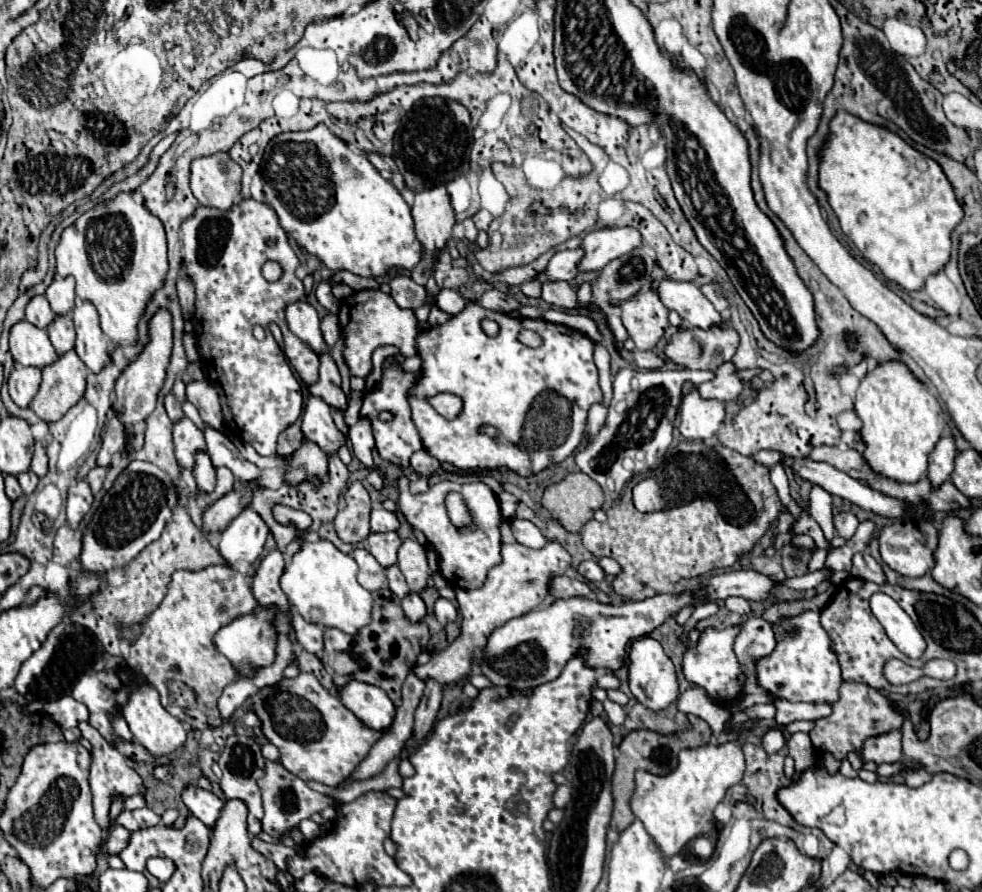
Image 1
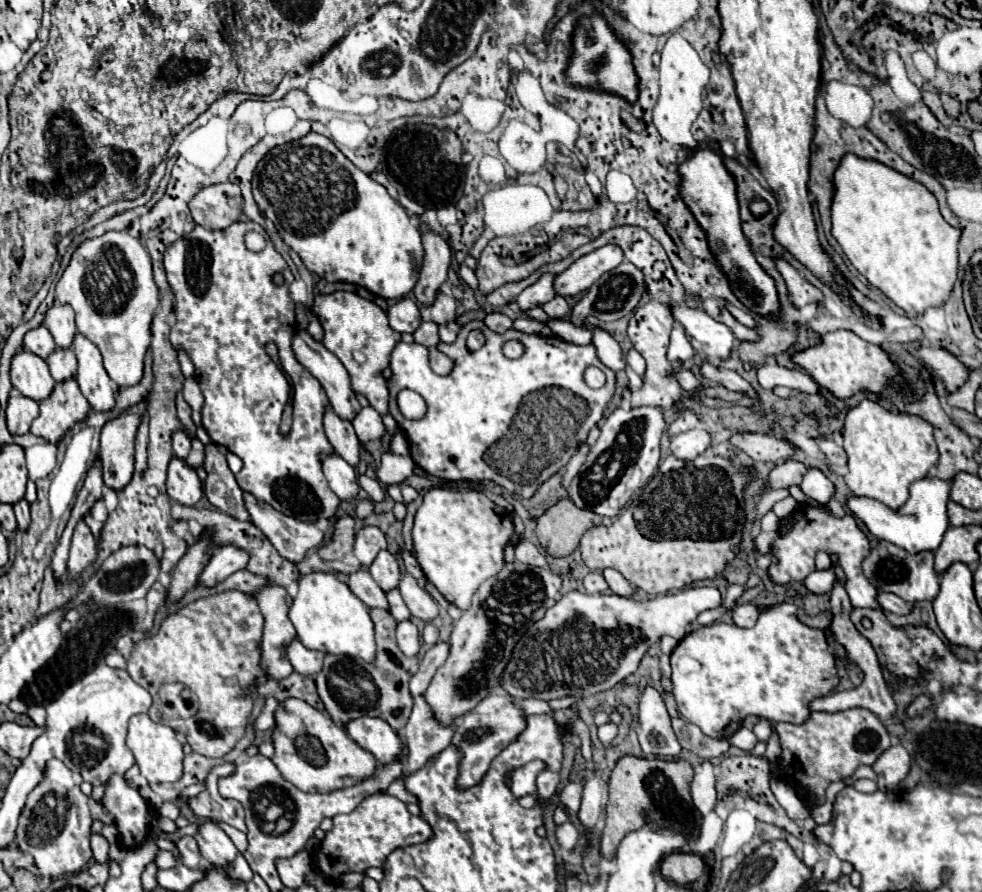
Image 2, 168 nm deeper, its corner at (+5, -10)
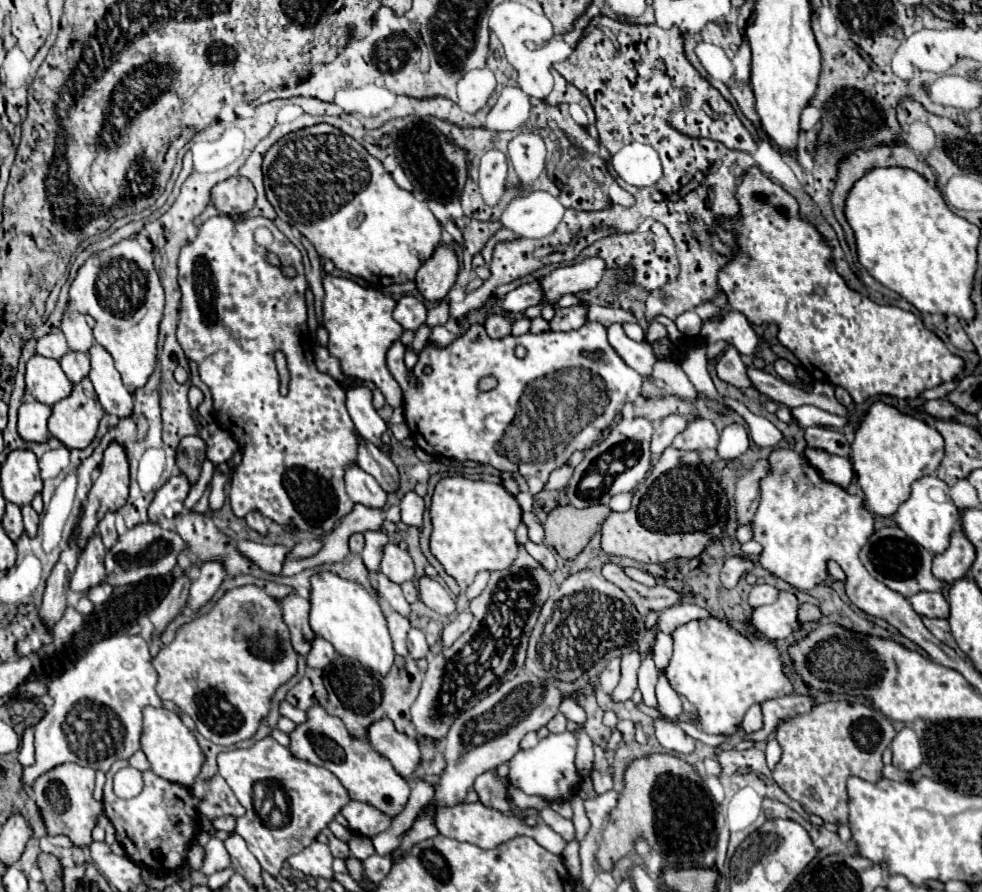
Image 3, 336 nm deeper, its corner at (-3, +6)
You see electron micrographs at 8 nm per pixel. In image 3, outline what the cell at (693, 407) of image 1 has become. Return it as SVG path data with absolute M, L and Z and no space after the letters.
M694 418L684 432L674 438L674 448L680 450L704 450L718 446L718 430L710 420Z

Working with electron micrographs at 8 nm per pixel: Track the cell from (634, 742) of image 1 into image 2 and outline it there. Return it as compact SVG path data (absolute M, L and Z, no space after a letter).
M624 756L620 758L620 762L616 764L616 768L612 770L612 776L610 776L610 782L608 782L608 802L610 806L606 806L606 826L602 830L602 838L600 838L600 856L606 858L606 860L612 860L616 856L616 848L618 844L622 842L622 838L628 834L628 832L634 832L634 830L640 830L648 824L654 824L654 830L672 830L672 832L684 832L692 842L698 840L700 836L700 824L702 824L702 814L696 810L696 806L692 804L692 798L690 798L690 782L692 782L692 776L694 776L694 770L688 762L674 762L674 760L660 760L660 758L652 758L652 760L646 760L646 758L634 758L634 756Z

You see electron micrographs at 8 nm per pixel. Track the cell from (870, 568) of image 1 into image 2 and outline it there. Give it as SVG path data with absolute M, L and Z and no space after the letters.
M880 592L880 594L878 594L878 602L882 604L884 610L894 612L894 614L900 614L900 616L906 616L906 614L910 614L910 612L914 610L912 604L904 602L902 598L898 598L898 596L894 596L894 594L888 594L888 592Z

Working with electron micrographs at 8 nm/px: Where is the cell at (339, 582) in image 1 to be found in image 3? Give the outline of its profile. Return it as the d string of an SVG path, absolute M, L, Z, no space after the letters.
M316 572L310 578L310 628L326 638L338 654L350 656L358 660L362 666L370 668L372 672L386 674L394 664L394 648L392 638L386 626L386 618L376 602L376 598L354 580L340 578L334 572Z

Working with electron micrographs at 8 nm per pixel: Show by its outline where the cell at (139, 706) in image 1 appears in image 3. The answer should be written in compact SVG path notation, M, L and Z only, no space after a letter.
M146 706L142 710L142 736L140 736L140 744L142 744L142 752L146 754L152 772L164 780L182 784L182 786L190 786L196 776L198 770L204 762L204 754L194 738L194 734L184 726L184 722L180 720L180 716L172 710L166 708L154 708L154 706Z

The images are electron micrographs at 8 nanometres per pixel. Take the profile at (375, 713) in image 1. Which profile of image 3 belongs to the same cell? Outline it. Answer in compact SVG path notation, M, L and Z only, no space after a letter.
M388 718L370 724L368 740L380 754L384 754L392 762L396 772L404 778L412 776L416 766L420 764L418 742L404 732L398 732L394 722Z

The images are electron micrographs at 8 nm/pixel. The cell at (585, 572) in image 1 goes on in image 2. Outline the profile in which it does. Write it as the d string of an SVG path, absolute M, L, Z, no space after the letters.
M590 572L584 578L584 588L586 588L588 594L600 594L600 592L608 590L608 584L606 584L606 580L604 580L604 576L600 572Z

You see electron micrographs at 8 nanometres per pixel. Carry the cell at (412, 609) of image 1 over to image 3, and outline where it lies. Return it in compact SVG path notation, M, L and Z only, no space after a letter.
M410 628L408 632L408 650L410 650L410 656L412 658L422 658L428 654L428 642L426 642L426 636L420 628Z

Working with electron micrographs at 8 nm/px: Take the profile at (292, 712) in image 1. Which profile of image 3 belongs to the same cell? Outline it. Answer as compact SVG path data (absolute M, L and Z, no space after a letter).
M320 704L312 706L306 712L306 722L296 724L290 732L290 752L294 758L310 762L314 766L322 766L338 776L338 780L348 790L350 798L364 800L368 804L376 804L376 808L384 808L384 812L392 812L392 816L400 814L408 802L410 786L408 782L392 768L390 760L380 756L368 740L354 738L344 722L338 716L330 716Z

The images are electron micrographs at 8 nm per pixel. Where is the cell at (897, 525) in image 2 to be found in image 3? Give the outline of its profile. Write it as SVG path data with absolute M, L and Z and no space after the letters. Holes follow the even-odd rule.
M922 476L920 480L916 480L912 484L910 498L898 506L898 510L896 510L896 514L892 518L896 520L898 528L902 528L912 540L916 540L920 546L928 548L930 552L938 554L938 552L944 552L948 548L950 534L952 534L954 526L960 520L960 510L952 502L950 486L944 484L944 480L940 480L936 476ZM932 488L940 488L944 492L944 500L932 500L930 498L930 490Z

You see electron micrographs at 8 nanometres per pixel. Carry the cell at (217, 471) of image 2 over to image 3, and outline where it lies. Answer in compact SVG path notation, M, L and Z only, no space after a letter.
M252 510L252 512L248 512L248 514L246 514L246 522L248 522L248 526L250 526L250 528L254 528L256 532L260 532L260 534L266 534L264 518L262 518L262 514L260 514L258 510Z

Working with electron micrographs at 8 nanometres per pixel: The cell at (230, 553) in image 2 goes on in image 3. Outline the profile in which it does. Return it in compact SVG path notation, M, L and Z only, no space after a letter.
M220 560L204 562L200 576L192 582L192 588L190 588L188 604L192 606L192 610L198 610L202 604L206 604L214 596L214 592L218 590L224 578L226 578L226 568Z

